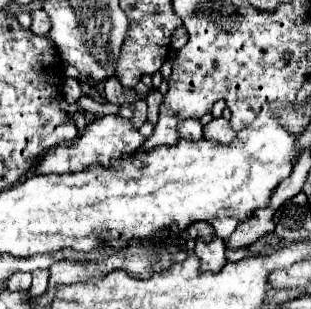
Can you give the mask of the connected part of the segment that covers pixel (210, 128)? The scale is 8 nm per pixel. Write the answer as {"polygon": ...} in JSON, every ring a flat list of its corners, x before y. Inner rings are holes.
{"polygon":[[220,116,220,118,214,118,210,124,204,126,204,138,218,142,218,144,230,144,236,138,236,132,230,128,228,120,224,120]]}

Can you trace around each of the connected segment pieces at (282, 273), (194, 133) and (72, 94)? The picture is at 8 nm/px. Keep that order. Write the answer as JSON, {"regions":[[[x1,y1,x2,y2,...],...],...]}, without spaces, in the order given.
{"regions":[[[276,270,270,274,270,278,268,278,268,282,274,286,274,288,290,288,290,278,288,278,288,274,286,274,286,270]],[[184,120,178,124,178,136,180,138,190,138,190,140,200,140,202,138,202,124,200,120]],[[66,78,64,80,64,98,66,98,66,102,68,104,76,104,80,96,82,96,80,82,78,80,72,80,72,78]]]}

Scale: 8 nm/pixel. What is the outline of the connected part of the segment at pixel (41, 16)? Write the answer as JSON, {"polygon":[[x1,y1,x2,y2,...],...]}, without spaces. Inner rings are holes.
{"polygon":[[34,10,32,12,32,26,30,30,38,36,46,36,50,32,50,22,48,22,48,14,44,14,44,10]]}

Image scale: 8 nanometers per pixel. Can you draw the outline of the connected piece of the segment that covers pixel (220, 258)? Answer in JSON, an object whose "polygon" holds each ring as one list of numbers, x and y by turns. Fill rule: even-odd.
{"polygon":[[212,238,212,242,196,242,194,248,196,256,200,258,200,272,220,272,226,260,226,244,222,238]]}

